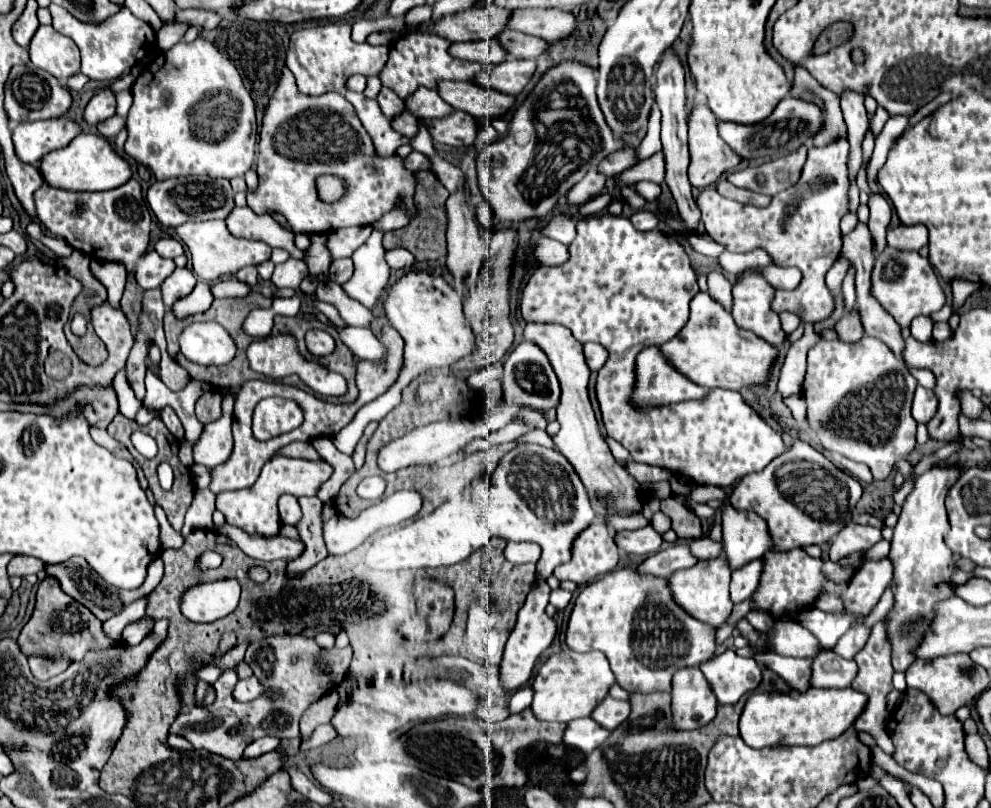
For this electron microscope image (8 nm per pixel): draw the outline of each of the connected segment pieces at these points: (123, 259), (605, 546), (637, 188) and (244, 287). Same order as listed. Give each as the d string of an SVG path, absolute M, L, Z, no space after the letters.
M136 178L106 192L66 192L48 188L42 184L34 192L38 222L58 238L64 238L72 248L84 252L92 260L124 264L126 272L136 270L136 262L148 248L150 224L148 204L142 196L140 182Z
M594 520L572 544L572 560L568 564L556 566L554 576L558 580L572 580L576 584L592 582L618 564L618 548L608 532L608 528Z
M640 182L640 184L630 184L630 188L634 192L638 192L642 198L646 200L656 200L656 196L660 194L660 186L652 184L652 182Z
M226 280L222 284L212 284L210 292L214 298L230 298L230 296L246 296L250 292L250 285L238 280Z

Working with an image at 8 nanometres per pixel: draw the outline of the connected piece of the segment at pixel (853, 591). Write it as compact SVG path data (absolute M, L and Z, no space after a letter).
M888 556L884 560L866 562L862 568L854 572L848 592L842 596L842 600L850 606L850 612L868 614L872 606L880 600L890 580L892 580L892 560Z

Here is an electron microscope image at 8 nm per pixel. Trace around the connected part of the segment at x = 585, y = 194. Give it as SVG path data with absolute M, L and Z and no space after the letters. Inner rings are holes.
M590 170L568 194L566 194L566 202L574 204L574 206L582 206L584 202L588 202L590 198L598 196L602 186L604 186L606 178L600 176L596 170Z

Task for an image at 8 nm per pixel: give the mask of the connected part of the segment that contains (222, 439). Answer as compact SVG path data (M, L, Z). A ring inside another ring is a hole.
M224 390L222 396L222 418L206 424L198 444L194 446L194 464L214 468L218 464L224 464L232 454L232 414L236 390Z

